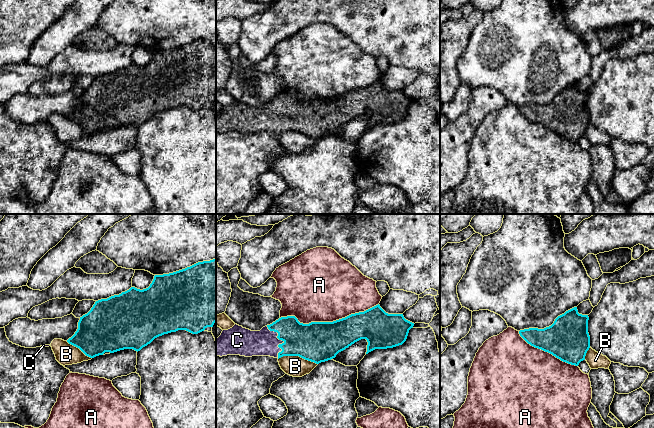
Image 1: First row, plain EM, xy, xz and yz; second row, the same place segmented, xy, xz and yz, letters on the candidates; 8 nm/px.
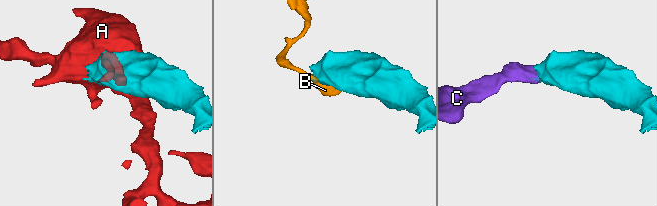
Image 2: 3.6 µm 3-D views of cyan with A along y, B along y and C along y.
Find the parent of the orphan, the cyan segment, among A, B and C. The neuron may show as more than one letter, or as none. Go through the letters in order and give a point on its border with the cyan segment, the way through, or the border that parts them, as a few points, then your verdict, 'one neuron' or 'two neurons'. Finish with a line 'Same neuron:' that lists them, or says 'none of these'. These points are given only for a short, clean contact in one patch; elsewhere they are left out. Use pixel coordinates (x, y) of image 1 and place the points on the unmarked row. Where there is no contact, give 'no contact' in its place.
A: meets cyan in xz at (329, 98); two neurons
B: meets cyan in xz at (298, 131); border along xz (278, 134), (283, 132), (300, 132), (317, 140); two neurons
C: meets cyan in xz at (281, 115); runs through xz (312, 118), (300, 115), (281, 115), (264, 118); one neuron
Same neuron: C

